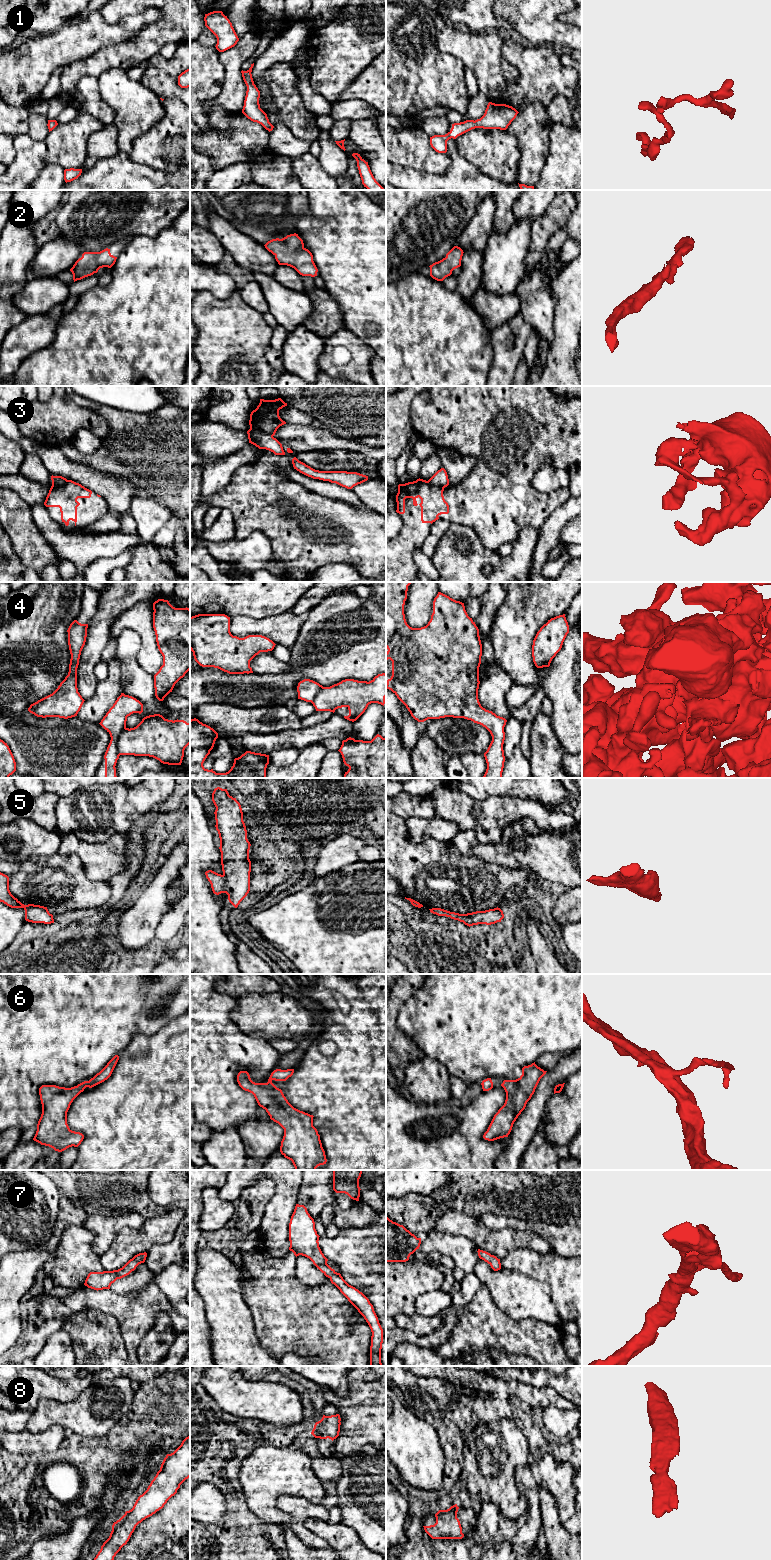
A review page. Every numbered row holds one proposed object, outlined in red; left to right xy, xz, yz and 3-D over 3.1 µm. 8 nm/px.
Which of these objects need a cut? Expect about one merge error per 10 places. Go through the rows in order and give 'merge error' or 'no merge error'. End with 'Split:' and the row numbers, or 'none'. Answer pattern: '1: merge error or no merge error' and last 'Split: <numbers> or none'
1: no merge error
2: no merge error
3: merge error
4: no merge error
5: no merge error
6: no merge error
7: no merge error
8: no merge error
Split: 3

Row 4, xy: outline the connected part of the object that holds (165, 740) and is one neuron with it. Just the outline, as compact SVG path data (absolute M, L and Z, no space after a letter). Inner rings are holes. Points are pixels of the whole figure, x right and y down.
M121 693L99 723L111 737L104 755L105 778L117 778L115 766L120 755L149 756L163 764L181 765L184 750L190 744L190 723L178 719L168 720L160 714L154 714L144 717L136 727L127 728L127 717L142 712L143 704L139 700Z

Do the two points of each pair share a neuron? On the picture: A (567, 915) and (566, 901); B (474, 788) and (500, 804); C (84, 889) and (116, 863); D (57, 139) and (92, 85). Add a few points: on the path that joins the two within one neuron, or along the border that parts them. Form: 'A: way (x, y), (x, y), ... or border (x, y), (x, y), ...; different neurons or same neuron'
A: way (567, 912), (567, 904); same neuron
B: border (514, 797), (490, 796), (477, 801); different neurons
C: border (81, 861), (84, 872), (90, 879), (106, 882); different neurons
D: border (79, 111), (85, 111), (93, 115), (100, 122); different neurons

